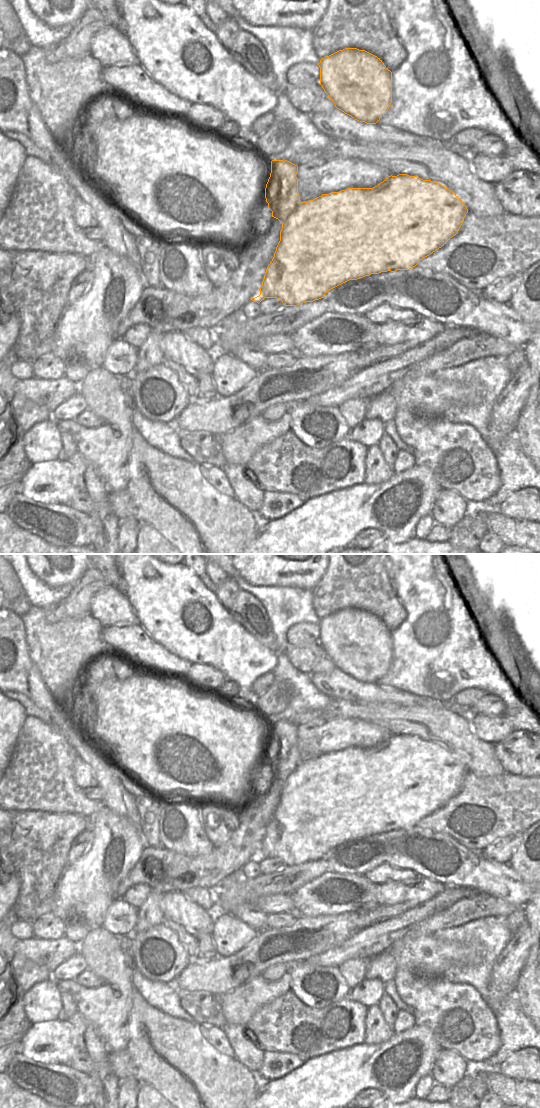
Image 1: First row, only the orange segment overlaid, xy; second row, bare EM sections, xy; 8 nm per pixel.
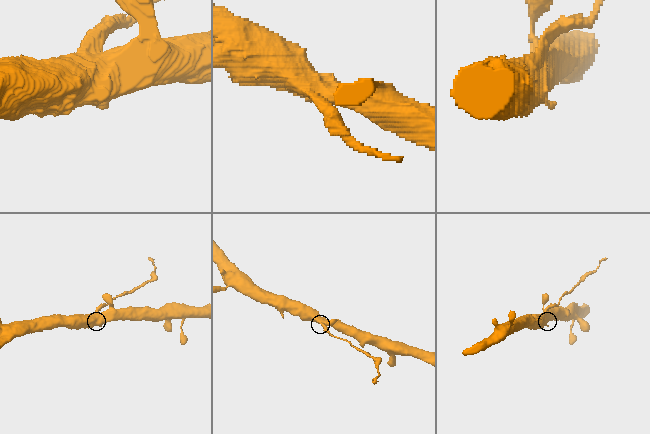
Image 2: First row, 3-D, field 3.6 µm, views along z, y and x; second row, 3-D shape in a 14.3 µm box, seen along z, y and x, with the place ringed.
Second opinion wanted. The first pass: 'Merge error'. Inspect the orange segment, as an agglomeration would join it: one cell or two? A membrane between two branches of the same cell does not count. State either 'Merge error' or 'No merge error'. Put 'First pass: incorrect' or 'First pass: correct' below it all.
Merge error
First pass: correct

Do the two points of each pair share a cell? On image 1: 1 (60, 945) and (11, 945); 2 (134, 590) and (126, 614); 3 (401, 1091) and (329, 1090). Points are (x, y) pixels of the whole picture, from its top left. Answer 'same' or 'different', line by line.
1: same
2: different
3: same

